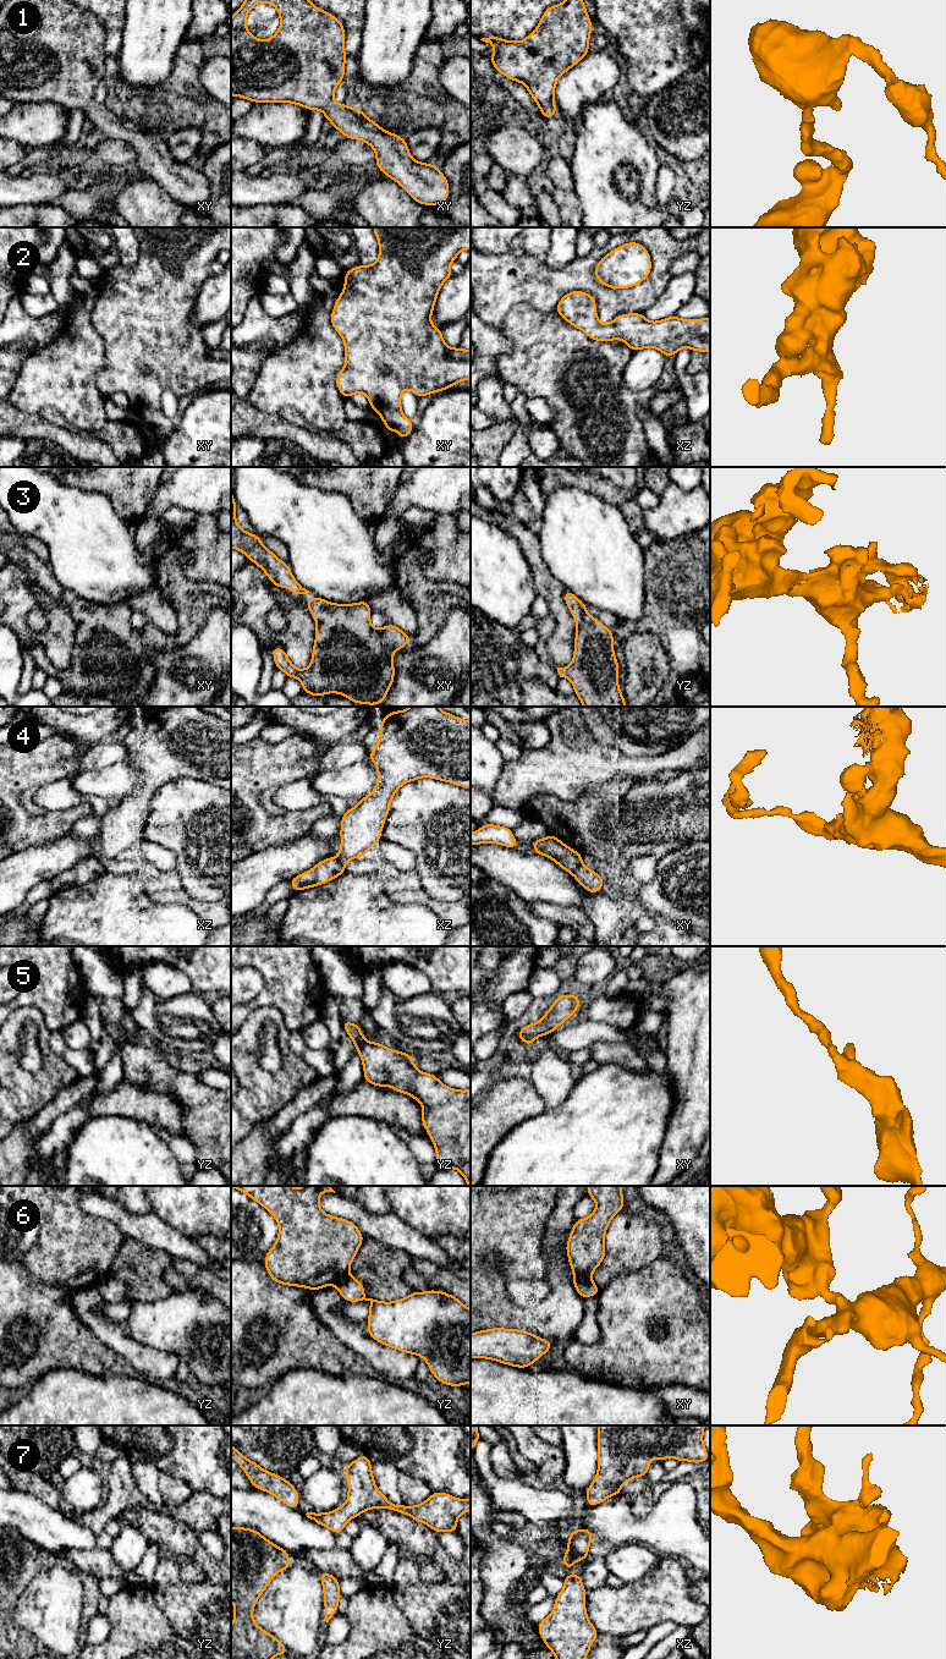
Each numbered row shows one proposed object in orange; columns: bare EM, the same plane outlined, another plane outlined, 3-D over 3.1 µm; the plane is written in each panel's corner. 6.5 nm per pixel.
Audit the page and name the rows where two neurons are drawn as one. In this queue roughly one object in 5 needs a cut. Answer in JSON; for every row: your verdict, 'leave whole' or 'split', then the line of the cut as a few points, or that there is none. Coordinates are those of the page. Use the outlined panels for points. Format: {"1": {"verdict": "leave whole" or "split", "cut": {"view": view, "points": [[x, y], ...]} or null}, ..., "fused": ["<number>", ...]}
{"1": {"verdict": "leave whole", "cut": null}, "2": {"verdict": "leave whole", "cut": null}, "3": {"verdict": "leave whole", "cut": null}, "4": {"verdict": "split", "cut": {"view": "xy", "points": [[582, 863], [572, 874]]}}, "5": {"verdict": "leave whole", "cut": null}, "6": {"verdict": "split", "cut": {"view": "yz", "points": [[348, 1274], [334, 1284]]}}, "7": {"verdict": "leave whole", "cut": null}, "fused": ["4", "6"]}

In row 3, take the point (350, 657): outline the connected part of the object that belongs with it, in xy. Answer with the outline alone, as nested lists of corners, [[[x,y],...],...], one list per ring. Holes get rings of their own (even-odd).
[[[314,597],[307,600],[306,606],[309,609],[317,622],[315,641],[313,646],[310,665],[304,670],[297,669],[290,661],[285,649],[276,647],[273,648],[273,658],[276,669],[282,670],[287,677],[298,679],[303,685],[303,693],[313,694],[318,698],[320,698],[321,694],[339,693],[353,703],[383,705],[383,701],[387,696],[395,677],[392,654],[398,649],[405,648],[411,642],[409,636],[391,624],[387,624],[380,630],[374,628],[370,625],[372,609],[365,600],[354,604],[336,604],[324,600],[319,597]]]

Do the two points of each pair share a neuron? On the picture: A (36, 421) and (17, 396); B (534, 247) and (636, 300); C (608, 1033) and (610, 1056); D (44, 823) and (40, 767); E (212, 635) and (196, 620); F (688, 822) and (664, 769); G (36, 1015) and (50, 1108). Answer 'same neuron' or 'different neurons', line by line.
A: different neurons
B: different neurons
C: different neurons
D: same neuron
E: different neurons
F: different neurons
G: different neurons

